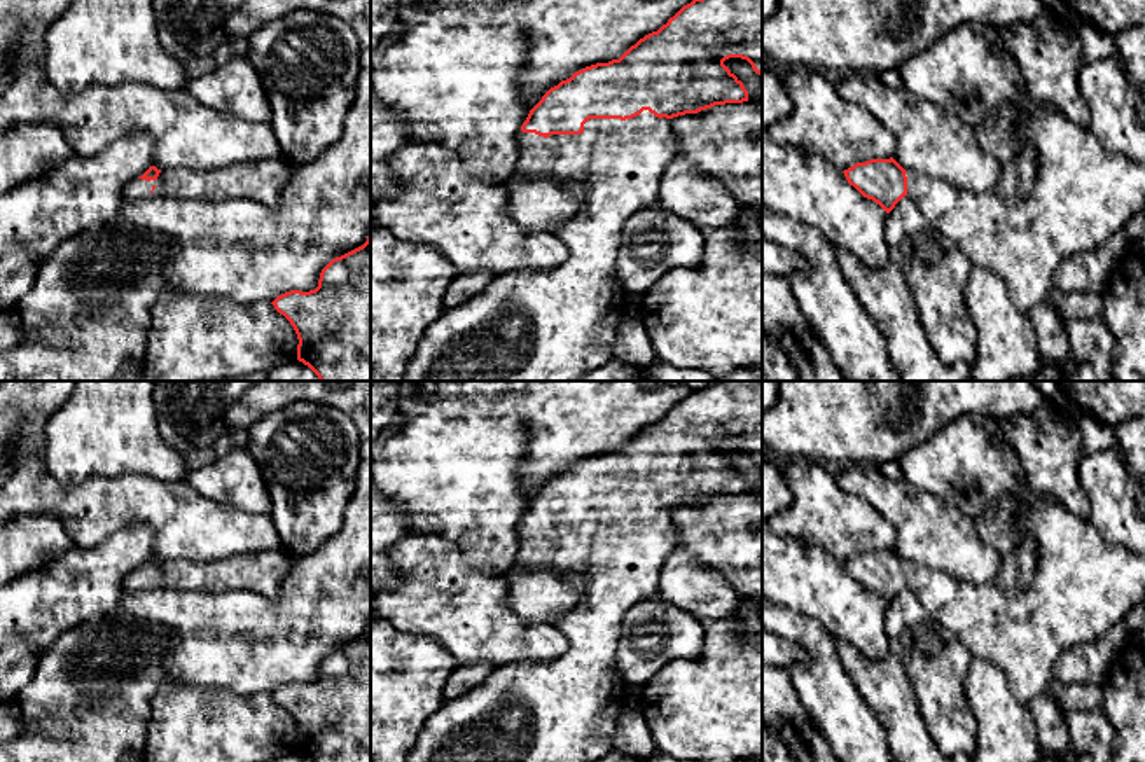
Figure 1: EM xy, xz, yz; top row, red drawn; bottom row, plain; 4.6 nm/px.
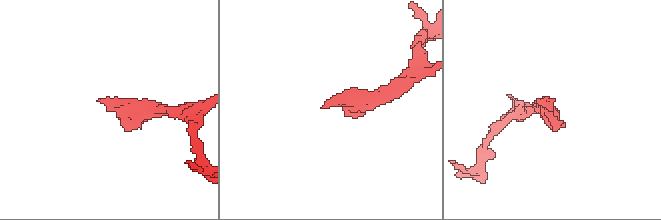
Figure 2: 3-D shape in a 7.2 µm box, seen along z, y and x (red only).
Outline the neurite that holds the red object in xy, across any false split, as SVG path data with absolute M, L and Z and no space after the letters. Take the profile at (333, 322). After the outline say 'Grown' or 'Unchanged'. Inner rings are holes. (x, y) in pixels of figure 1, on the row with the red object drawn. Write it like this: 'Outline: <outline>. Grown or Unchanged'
Outline: M371 234L362 246L332 259L315 290L290 290L271 304L297 334L297 360L320 381L371 381Z. Unchanged

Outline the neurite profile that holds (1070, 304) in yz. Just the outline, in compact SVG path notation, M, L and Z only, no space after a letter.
M1056 287L1049 295L1049 302L1065 320L1098 318L1103 308L1101 294L1065 292Z

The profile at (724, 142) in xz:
M748 101L715 105L697 114L670 119L678 138L677 156L720 180L739 203L762 208L762 108Z

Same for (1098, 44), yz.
M1082 21L1079 26L1082 44L1084 44L1084 65L1114 58L1117 54L1115 38L1094 24Z

